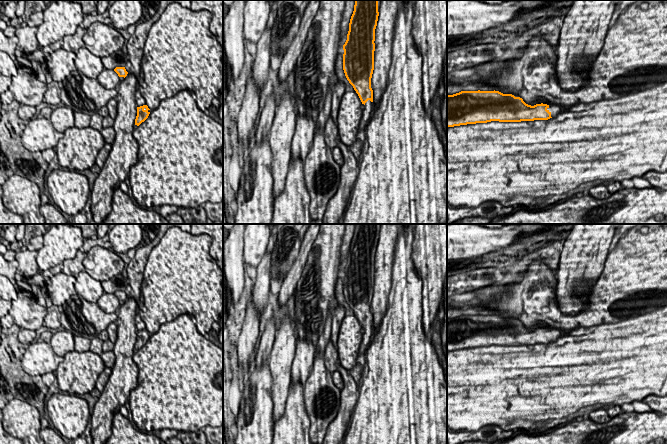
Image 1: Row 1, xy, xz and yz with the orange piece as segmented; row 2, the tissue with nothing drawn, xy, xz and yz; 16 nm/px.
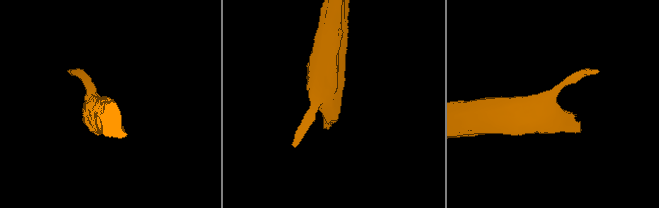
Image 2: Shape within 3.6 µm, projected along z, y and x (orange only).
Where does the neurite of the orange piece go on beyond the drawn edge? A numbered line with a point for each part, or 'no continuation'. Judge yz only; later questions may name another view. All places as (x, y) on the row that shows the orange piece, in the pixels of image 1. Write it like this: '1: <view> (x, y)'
1: yz (554, 109)

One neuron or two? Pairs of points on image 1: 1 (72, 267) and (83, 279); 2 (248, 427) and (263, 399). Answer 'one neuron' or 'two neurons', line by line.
1: two neurons
2: one neuron

